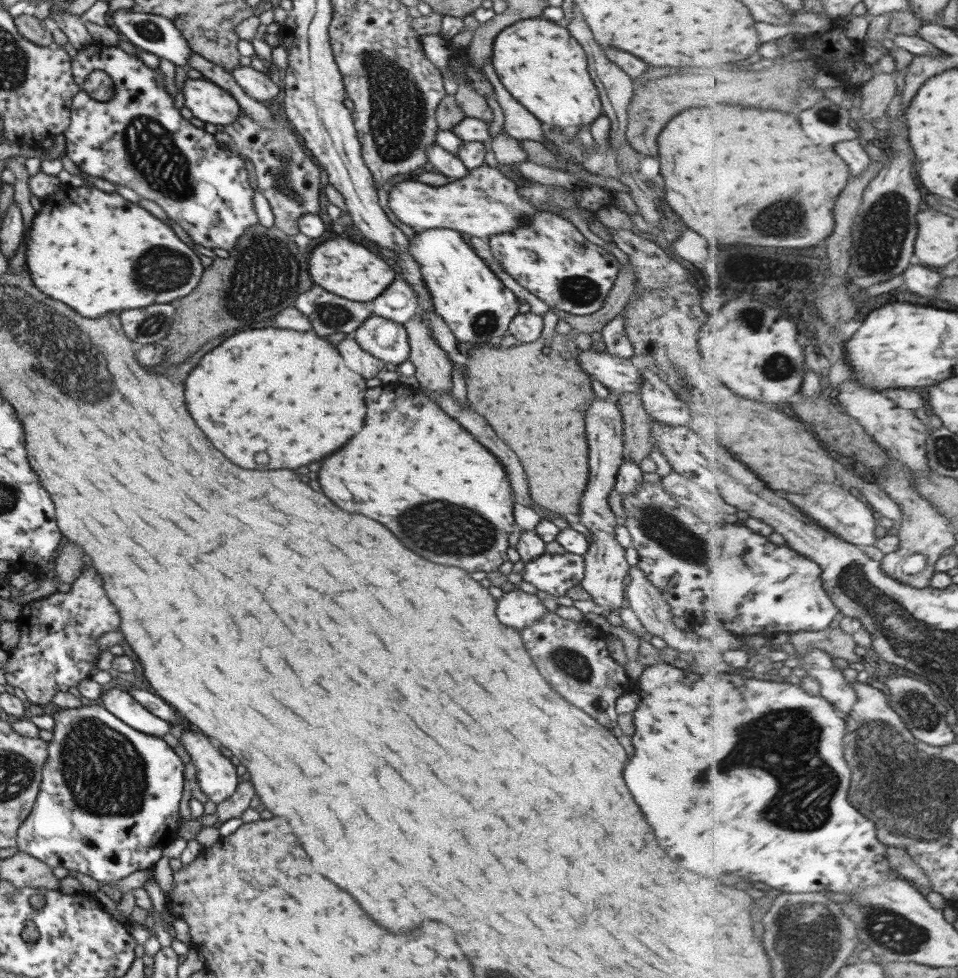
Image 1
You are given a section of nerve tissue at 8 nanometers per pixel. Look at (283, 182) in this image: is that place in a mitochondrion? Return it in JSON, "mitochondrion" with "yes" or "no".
{"mitochondrion":"yes"}

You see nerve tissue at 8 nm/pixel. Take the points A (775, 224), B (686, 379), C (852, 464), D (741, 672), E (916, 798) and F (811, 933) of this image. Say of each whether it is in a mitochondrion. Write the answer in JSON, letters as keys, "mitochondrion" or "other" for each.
{"A":"mitochondrion","B":"mitochondrion","C":"other","D":"other","E":"mitochondrion","F":"mitochondrion"}

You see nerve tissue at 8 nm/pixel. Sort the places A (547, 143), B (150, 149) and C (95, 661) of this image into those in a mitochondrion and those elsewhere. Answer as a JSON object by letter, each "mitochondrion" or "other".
{"A":"other","B":"mitochondrion","C":"other"}

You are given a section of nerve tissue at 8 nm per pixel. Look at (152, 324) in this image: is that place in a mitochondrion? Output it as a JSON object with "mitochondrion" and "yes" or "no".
{"mitochondrion":"yes"}

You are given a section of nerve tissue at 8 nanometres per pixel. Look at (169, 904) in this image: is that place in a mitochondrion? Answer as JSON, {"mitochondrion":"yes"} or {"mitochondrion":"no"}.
{"mitochondrion":"no"}

